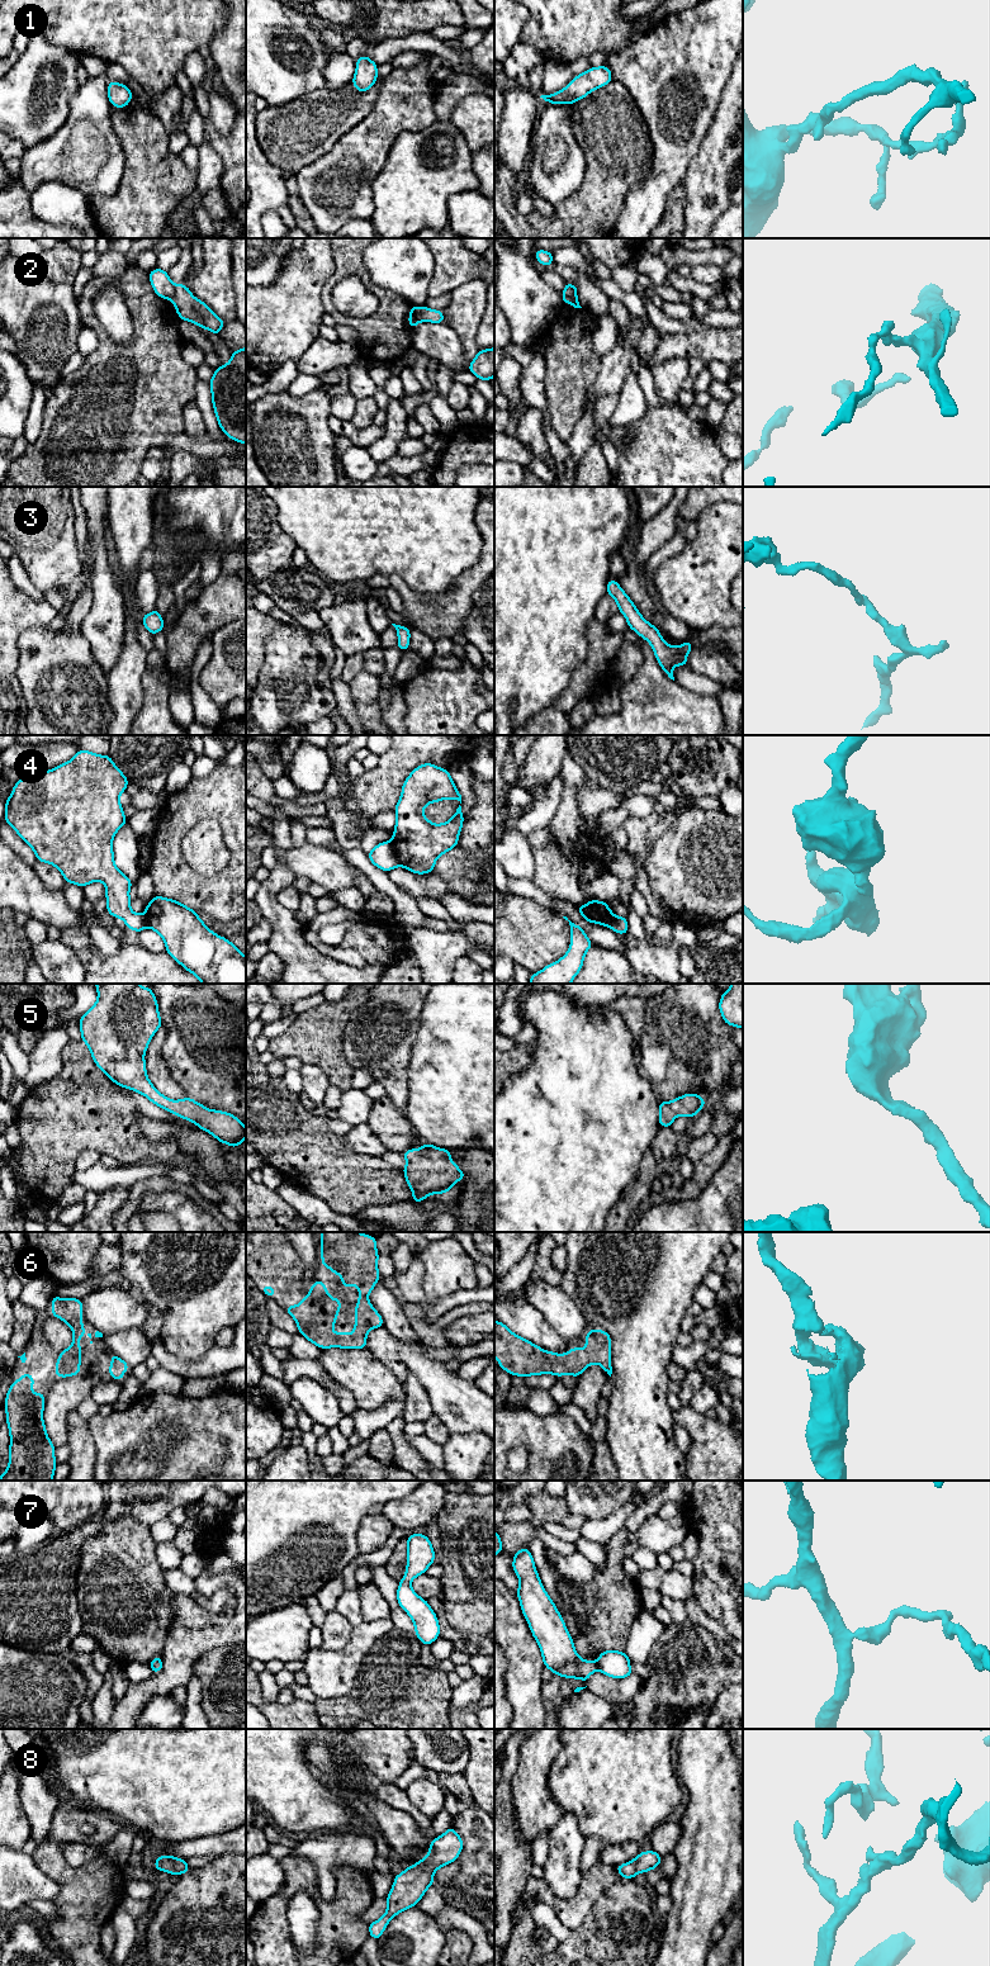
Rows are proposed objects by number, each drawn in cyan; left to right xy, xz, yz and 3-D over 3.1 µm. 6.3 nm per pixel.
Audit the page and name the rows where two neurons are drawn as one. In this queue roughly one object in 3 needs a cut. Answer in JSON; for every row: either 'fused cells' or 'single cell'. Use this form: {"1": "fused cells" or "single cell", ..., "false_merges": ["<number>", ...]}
{"1": "single cell", "2": "fused cells", "3": "single cell", "4": "fused cells", "5": "single cell", "6": "single cell", "7": "single cell", "8": "single cell", "false_merges": ["2", "4"]}

